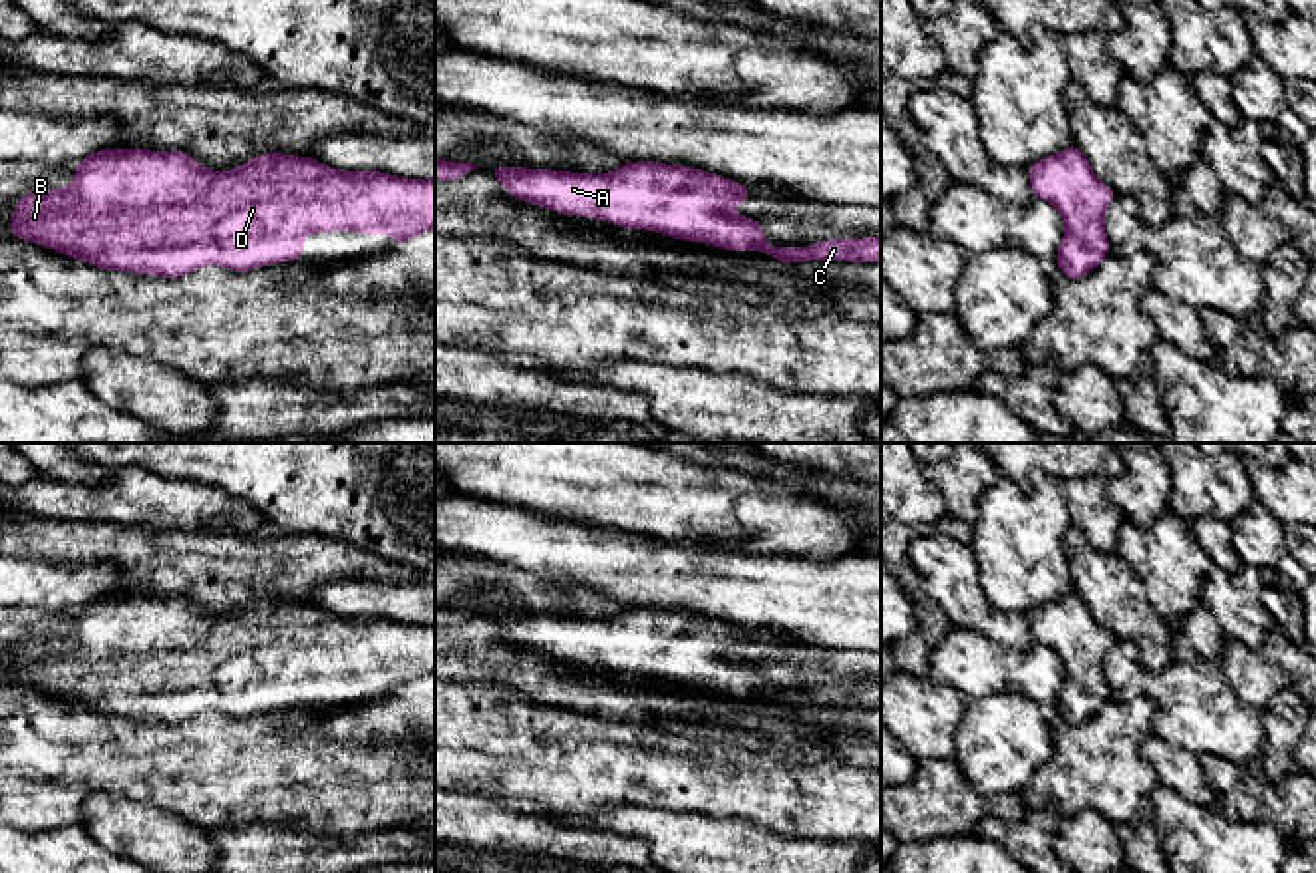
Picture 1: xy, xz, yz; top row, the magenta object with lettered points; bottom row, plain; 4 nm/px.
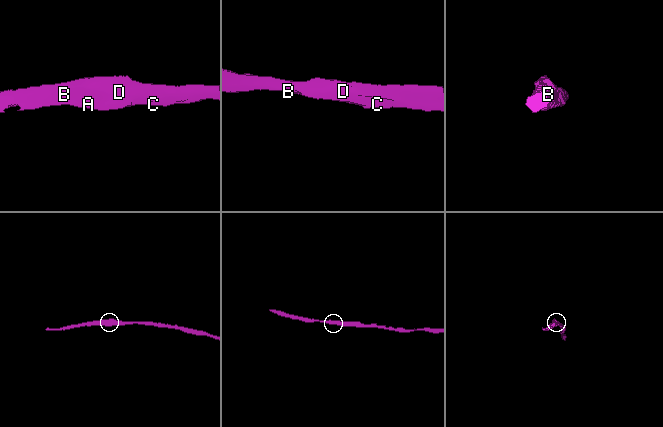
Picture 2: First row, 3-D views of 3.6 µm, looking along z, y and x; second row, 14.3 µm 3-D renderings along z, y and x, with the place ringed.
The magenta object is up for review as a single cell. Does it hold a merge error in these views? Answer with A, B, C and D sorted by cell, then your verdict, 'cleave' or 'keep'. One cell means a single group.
groups A B C D; keep

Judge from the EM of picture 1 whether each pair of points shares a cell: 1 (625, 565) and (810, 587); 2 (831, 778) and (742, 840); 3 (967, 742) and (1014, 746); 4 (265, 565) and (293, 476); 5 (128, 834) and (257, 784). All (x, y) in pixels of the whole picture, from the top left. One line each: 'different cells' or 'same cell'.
1: same cell
2: different cells
3: same cell
4: different cells
5: different cells

